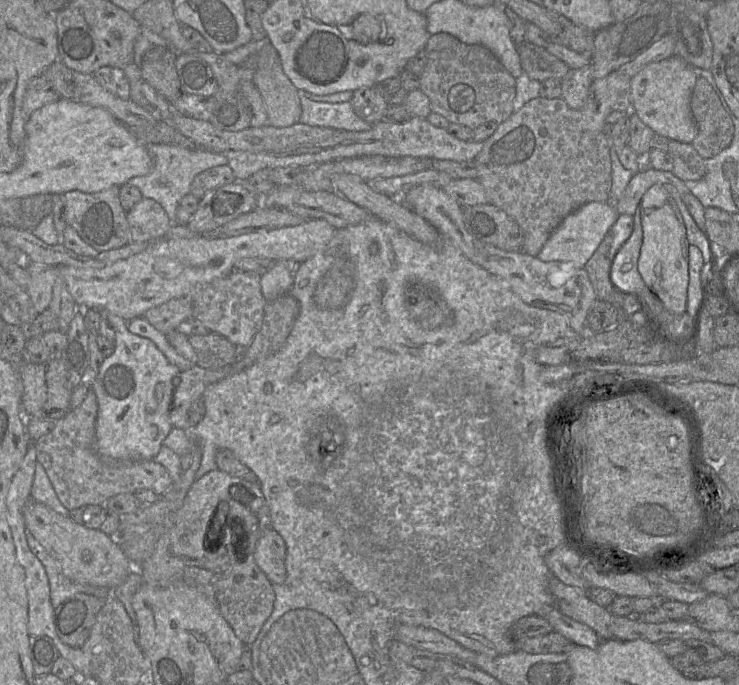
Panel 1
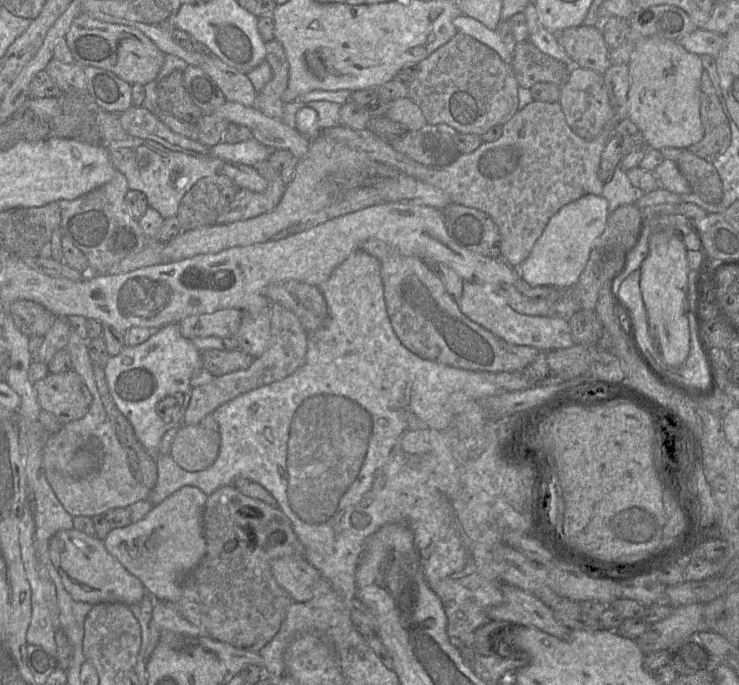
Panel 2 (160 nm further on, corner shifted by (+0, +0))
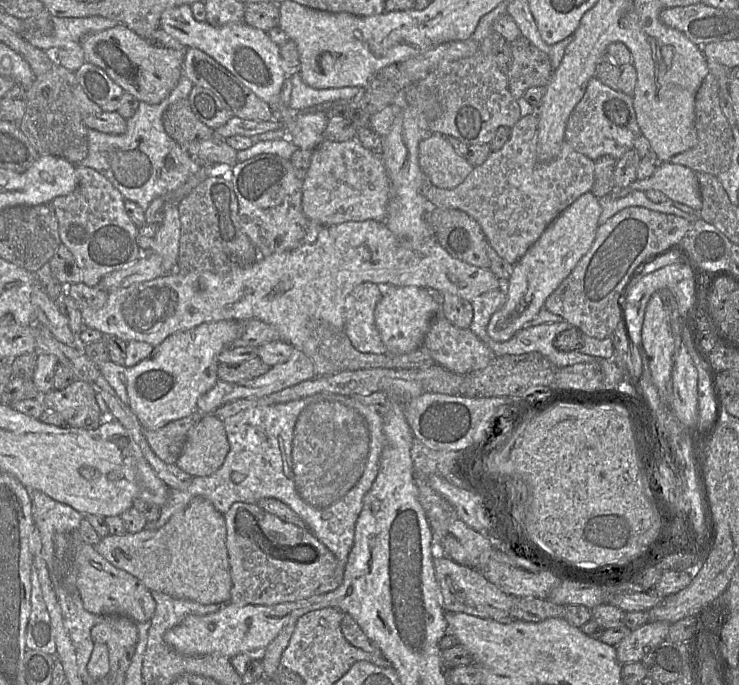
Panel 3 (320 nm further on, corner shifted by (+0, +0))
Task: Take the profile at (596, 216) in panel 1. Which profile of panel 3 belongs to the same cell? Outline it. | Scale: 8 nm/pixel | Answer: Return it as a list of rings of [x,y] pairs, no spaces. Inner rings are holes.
[[[591,192],[583,194],[548,225],[536,242],[513,265],[510,278],[507,282],[502,282],[506,302],[491,316],[487,326],[487,334],[493,341],[509,340],[539,313],[546,299],[591,248],[599,227],[601,212],[598,198]]]

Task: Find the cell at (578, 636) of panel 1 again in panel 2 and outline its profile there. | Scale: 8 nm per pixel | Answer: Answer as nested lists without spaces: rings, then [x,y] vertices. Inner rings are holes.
[[[502,583],[503,601],[488,610],[489,621],[535,627],[562,640],[568,640],[571,629],[554,616],[553,610],[535,595],[516,586]]]

